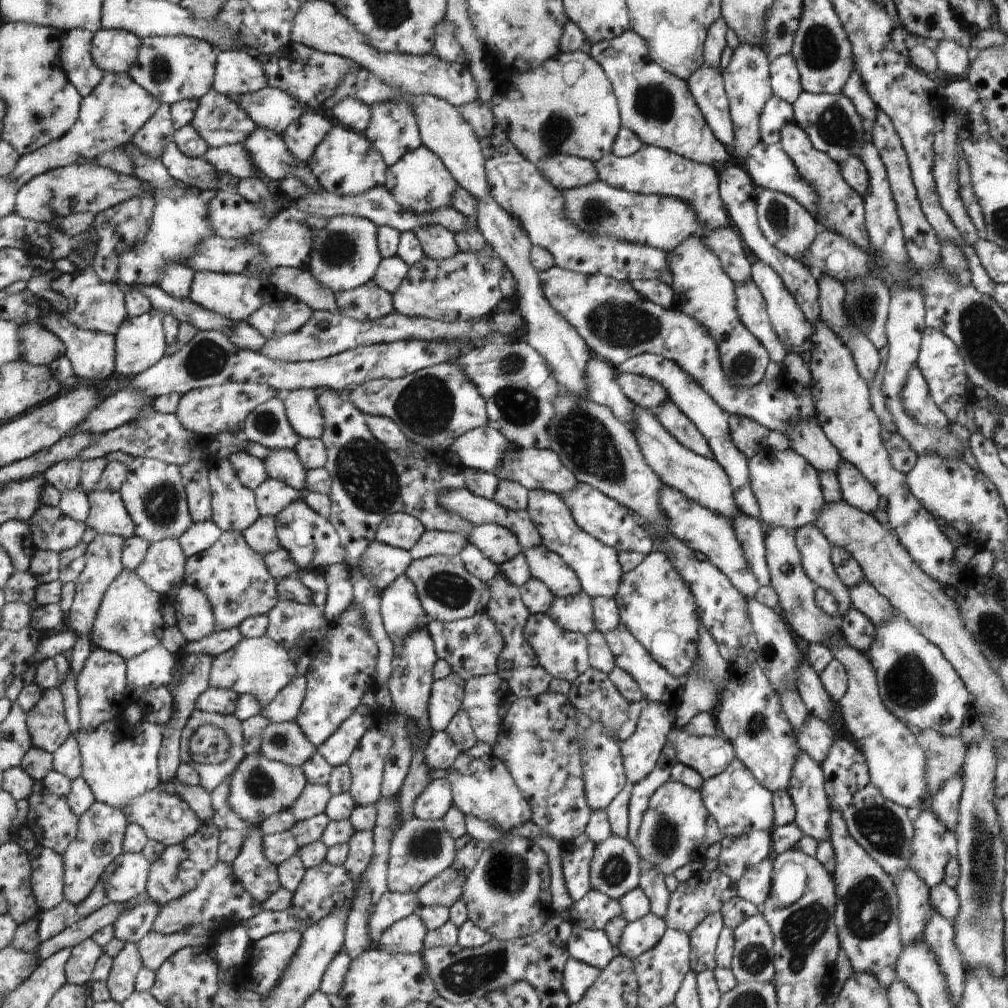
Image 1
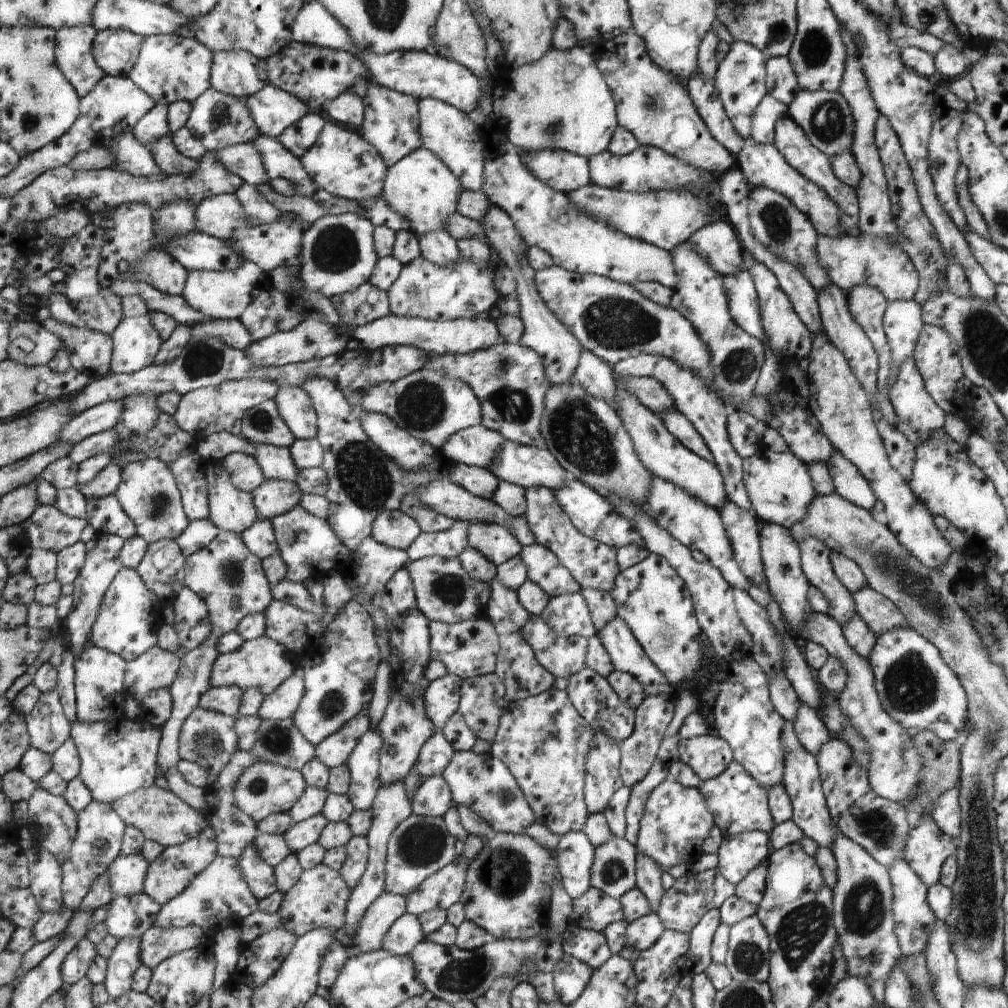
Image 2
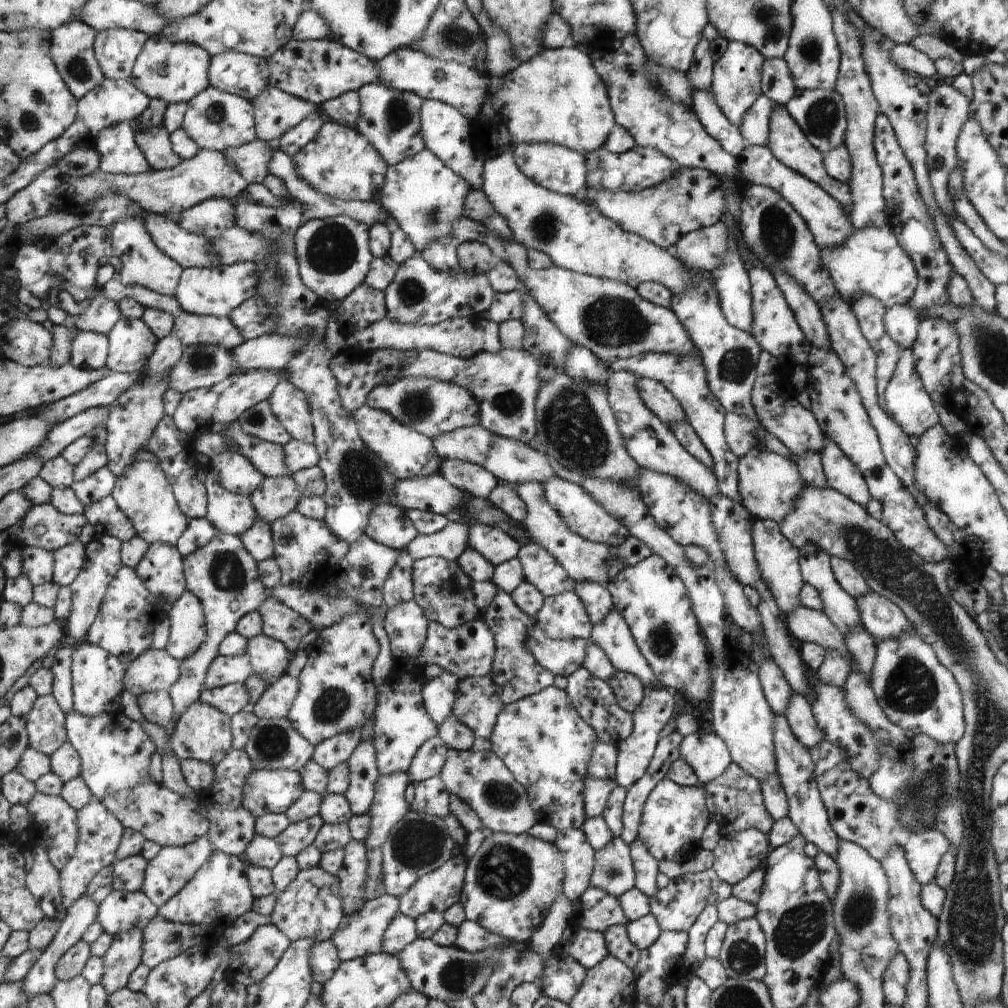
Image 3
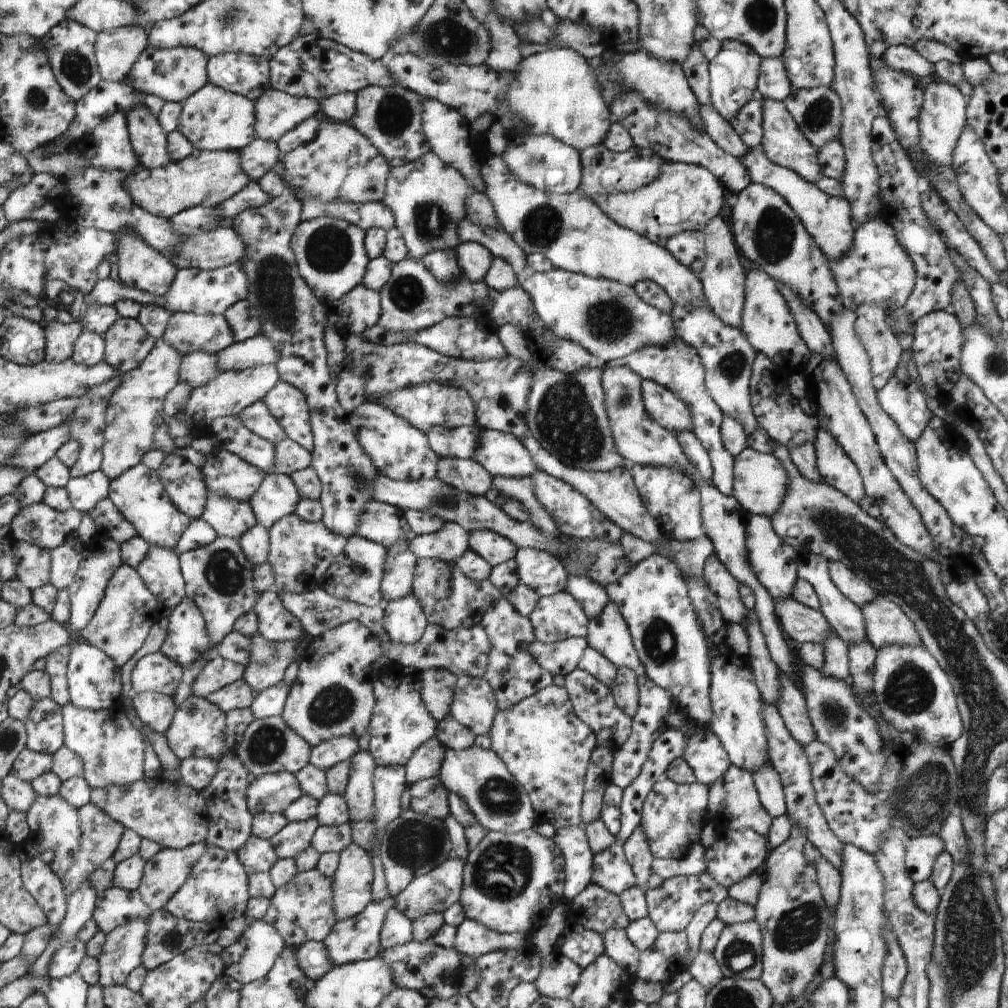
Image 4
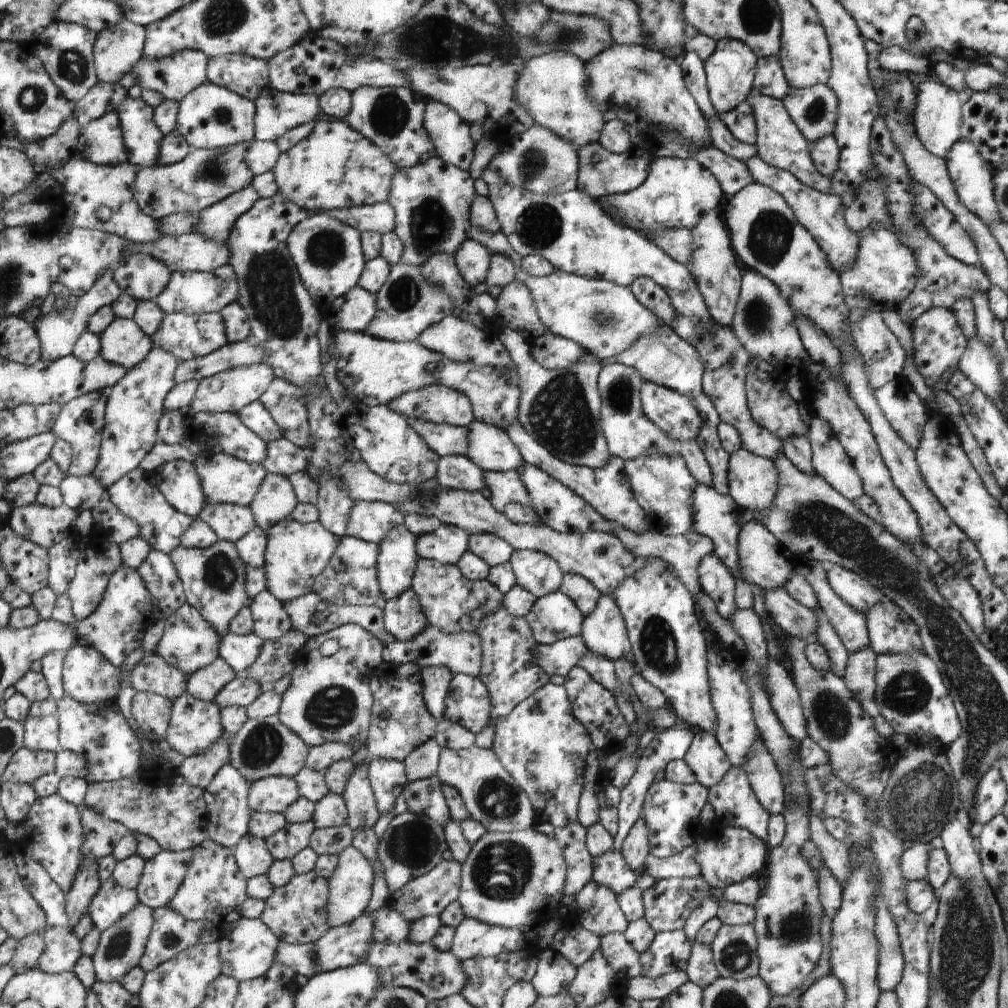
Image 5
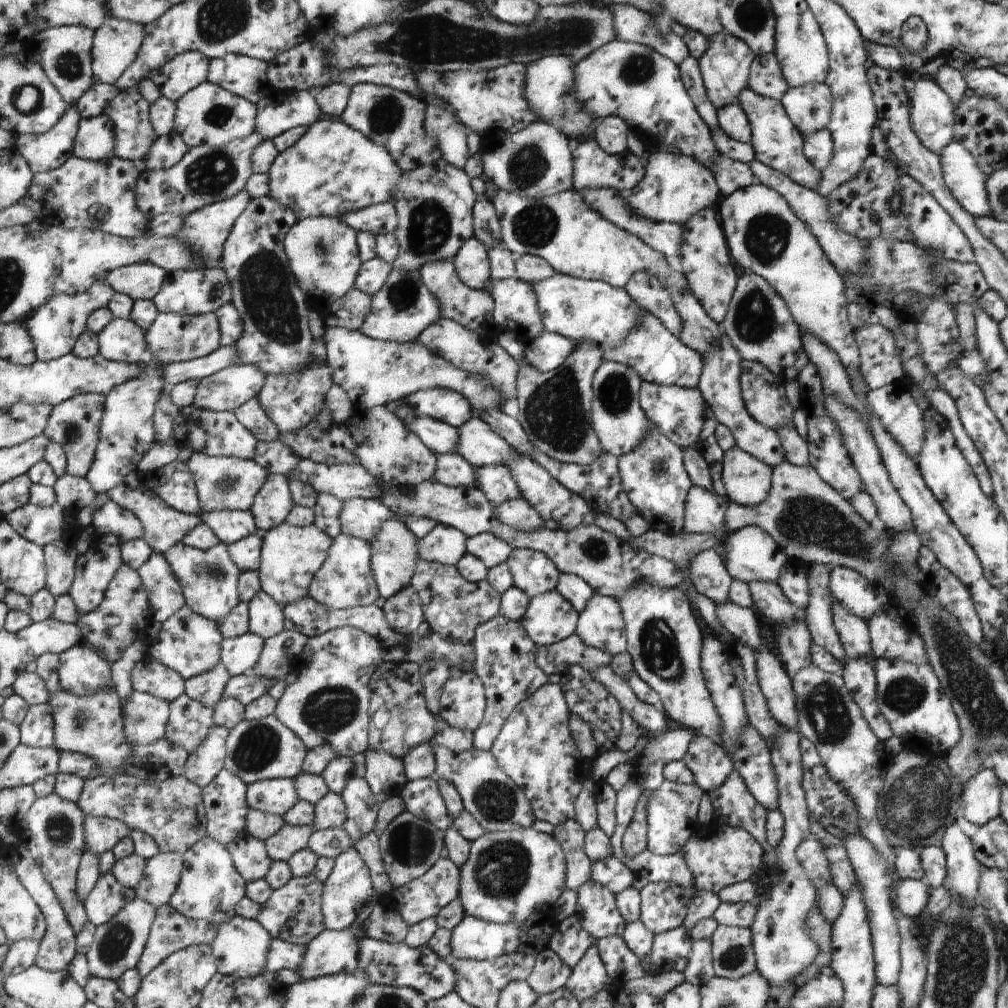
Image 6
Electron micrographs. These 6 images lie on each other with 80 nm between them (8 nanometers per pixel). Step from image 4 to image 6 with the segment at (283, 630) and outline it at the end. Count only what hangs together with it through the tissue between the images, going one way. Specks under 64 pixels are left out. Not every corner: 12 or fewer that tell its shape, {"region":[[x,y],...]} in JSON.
{"region":[[258,592],[249,632],[267,639],[285,628],[284,608]]}

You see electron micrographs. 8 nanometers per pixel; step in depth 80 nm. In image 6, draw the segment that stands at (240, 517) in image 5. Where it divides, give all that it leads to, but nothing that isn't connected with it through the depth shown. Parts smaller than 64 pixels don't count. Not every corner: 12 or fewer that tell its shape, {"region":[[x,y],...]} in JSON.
{"region":[[250,511],[198,516],[227,546],[258,533]]}

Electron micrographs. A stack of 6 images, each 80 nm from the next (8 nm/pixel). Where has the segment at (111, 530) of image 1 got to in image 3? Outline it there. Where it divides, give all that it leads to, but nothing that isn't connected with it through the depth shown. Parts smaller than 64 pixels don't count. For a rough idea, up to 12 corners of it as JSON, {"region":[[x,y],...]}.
{"region":[[112,495],[84,510],[96,533],[122,542],[137,534]]}

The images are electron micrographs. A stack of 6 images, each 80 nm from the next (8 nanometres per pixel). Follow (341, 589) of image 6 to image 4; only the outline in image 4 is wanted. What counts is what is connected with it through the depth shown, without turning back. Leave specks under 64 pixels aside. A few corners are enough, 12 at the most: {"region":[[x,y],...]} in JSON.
{"region":[[349,536],[320,588],[378,607],[387,550]]}

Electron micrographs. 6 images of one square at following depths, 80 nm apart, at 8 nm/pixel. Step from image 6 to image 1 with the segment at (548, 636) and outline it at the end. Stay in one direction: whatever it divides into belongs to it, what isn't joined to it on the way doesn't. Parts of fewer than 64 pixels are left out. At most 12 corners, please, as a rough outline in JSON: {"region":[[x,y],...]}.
{"region":[[556,597],[548,614],[568,631],[596,629],[593,599]]}

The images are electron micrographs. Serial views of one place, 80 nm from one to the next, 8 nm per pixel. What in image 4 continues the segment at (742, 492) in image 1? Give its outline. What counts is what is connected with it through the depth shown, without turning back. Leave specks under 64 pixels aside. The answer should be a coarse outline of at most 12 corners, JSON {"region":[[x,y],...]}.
{"region":[[680,337],[620,360],[671,390],[691,410],[711,460],[710,482],[733,495],[735,457],[721,439],[726,416],[705,386],[704,363]]}

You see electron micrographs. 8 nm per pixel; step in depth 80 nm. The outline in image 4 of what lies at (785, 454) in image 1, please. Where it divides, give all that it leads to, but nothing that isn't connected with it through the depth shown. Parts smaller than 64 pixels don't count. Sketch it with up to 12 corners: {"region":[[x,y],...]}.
{"region":[[746,447],[733,495],[748,515],[781,508],[789,477],[777,455]]}

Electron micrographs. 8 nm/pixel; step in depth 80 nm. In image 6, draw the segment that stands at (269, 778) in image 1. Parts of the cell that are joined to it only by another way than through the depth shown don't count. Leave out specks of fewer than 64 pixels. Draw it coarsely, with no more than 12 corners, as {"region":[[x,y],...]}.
{"region":[[293,779],[247,785],[247,805],[283,817],[300,799]]}

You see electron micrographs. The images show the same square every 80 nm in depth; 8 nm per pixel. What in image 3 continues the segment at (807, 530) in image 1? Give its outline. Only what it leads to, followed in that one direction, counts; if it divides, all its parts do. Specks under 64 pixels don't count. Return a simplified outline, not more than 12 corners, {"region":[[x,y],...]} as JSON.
{"region":[[799,550],[802,578],[843,635],[861,626],[858,605],[836,580],[829,554]]}

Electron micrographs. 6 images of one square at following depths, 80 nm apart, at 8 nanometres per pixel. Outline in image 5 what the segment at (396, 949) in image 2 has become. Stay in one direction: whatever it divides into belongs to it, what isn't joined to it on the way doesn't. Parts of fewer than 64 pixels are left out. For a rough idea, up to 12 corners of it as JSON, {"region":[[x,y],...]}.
{"region":[[383,906],[373,914],[373,940],[406,941],[411,924]]}

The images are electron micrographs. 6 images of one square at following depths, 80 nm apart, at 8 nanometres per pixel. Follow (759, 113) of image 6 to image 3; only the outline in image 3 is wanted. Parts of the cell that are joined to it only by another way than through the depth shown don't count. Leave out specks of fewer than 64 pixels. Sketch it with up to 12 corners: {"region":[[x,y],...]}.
{"region":[[784,105],[769,118],[778,160],[817,183],[851,214],[849,184],[826,172],[821,151]]}

